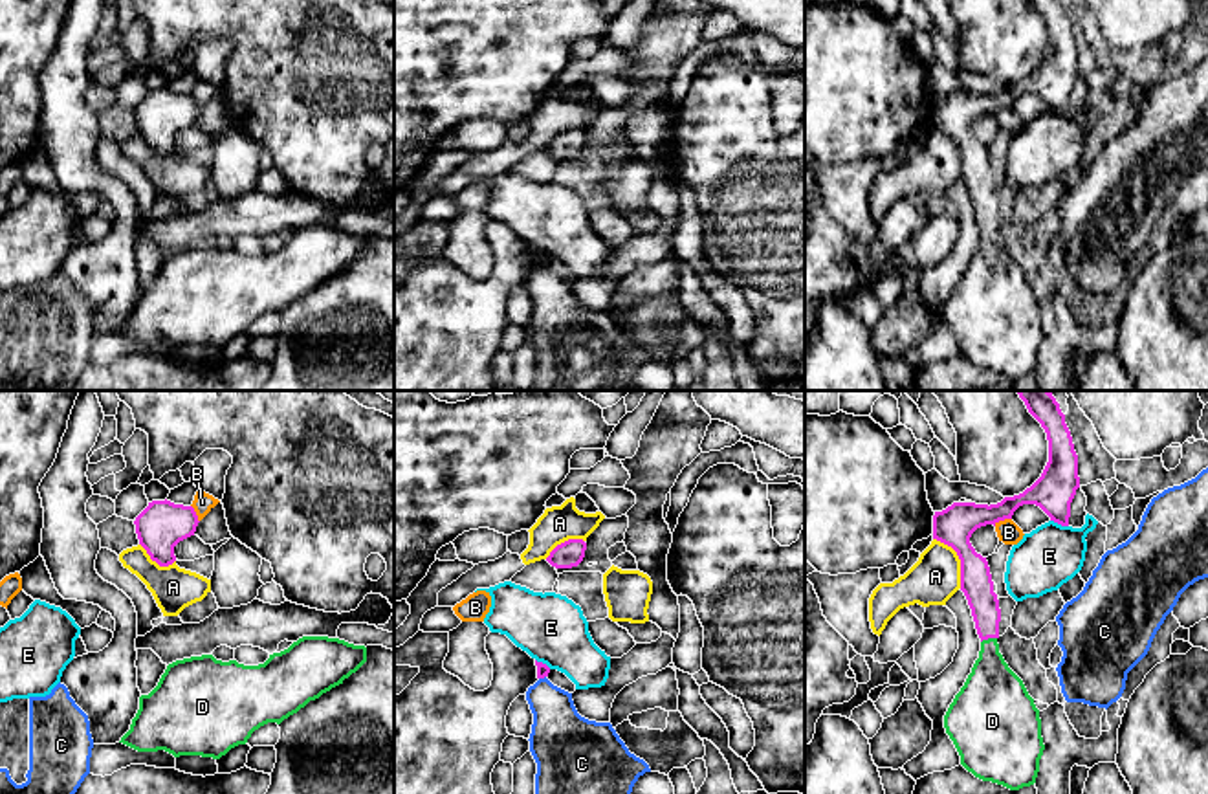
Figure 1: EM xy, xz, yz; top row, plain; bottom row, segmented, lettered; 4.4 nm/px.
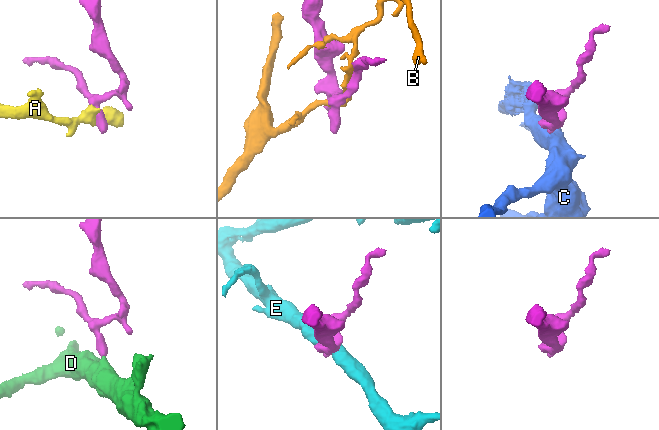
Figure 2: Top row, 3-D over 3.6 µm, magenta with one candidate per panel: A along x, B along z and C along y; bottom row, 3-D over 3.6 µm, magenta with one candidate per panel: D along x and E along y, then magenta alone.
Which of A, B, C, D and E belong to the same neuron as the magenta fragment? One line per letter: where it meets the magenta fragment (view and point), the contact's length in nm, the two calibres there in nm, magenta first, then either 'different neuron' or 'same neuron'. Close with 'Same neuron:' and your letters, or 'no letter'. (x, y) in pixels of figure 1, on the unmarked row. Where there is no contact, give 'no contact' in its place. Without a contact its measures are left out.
A: yz (959, 147) | 260 nm | 170/220 nm | different neuron
B: yz (1001, 109) | 90 nm | 170/100 nm | different neuron
C: xz (541, 266) | 40 nm | 60/240 nm | different neuron
D: yz (988, 226) | 80 nm | 140/260 nm | same neuron
E: yz (1060, 112) | 90 nm | 180/280 nm | different neuron
Same neuron: D

